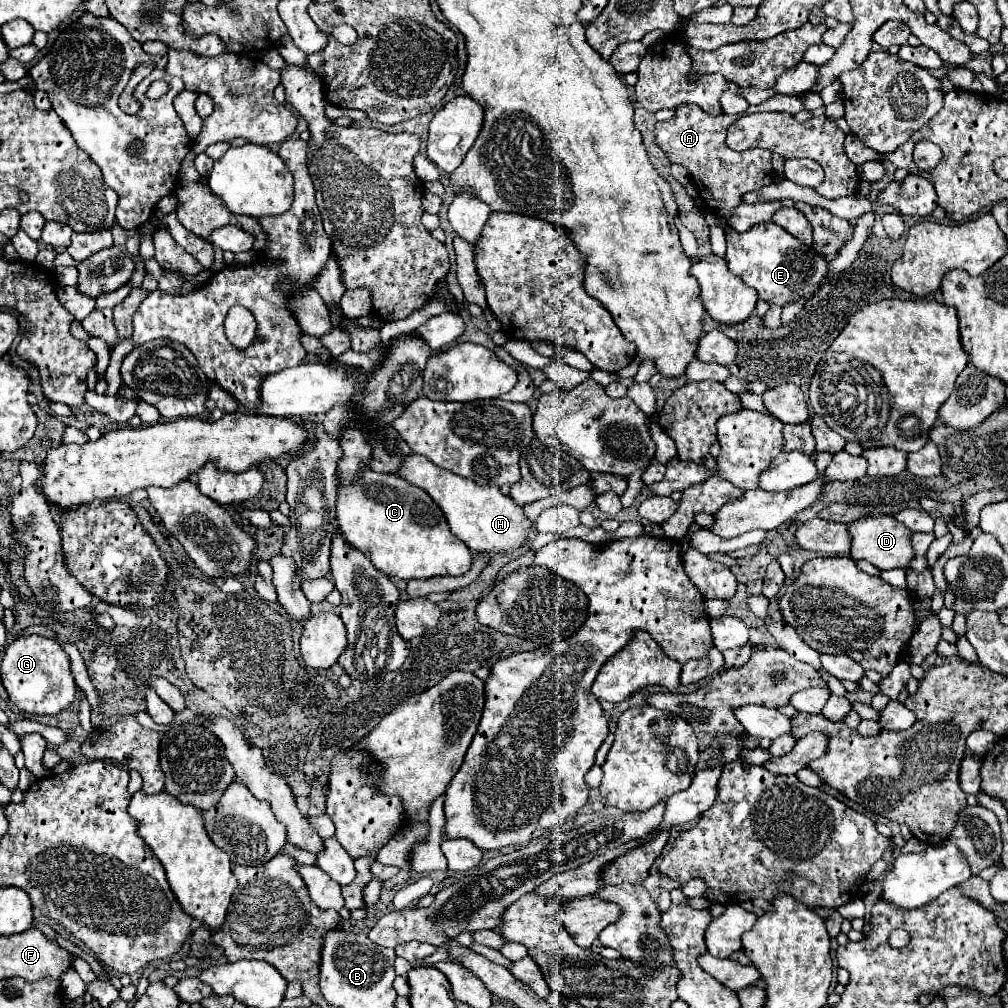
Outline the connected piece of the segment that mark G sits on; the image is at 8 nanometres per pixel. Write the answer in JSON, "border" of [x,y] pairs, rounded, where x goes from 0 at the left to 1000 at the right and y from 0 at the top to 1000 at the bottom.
{"border":[[[37,629],[7,639],[1,653],[1,677],[7,685],[9,694],[25,708],[57,708],[74,692],[68,651],[55,635]]]}

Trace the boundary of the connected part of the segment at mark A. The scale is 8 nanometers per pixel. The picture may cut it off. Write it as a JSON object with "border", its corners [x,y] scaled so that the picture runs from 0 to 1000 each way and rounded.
{"border":[[[771,93],[753,105],[743,105],[738,112],[731,114],[713,113],[705,115],[695,109],[691,103],[676,103],[670,109],[670,115],[662,121],[650,123],[650,135],[654,147],[662,153],[666,161],[680,165],[686,171],[688,183],[693,188],[693,196],[705,208],[709,208],[715,216],[723,218],[731,202],[735,202],[735,194],[739,190],[751,188],[759,183],[767,181],[767,167],[765,167],[765,151],[763,149],[739,149],[729,151],[719,143],[721,125],[727,123],[735,115],[749,111],[782,111],[789,114],[797,109],[797,101],[793,95],[779,95]]]}

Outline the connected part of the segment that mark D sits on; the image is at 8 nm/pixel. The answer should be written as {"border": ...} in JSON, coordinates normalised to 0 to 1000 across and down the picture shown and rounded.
{"border":[[[858,512],[852,514],[850,518],[842,520],[842,532],[844,532],[844,554],[846,556],[862,556],[874,565],[884,565],[884,563],[898,563],[904,554],[906,554],[906,544],[904,544],[904,528],[890,518],[886,512]]]}

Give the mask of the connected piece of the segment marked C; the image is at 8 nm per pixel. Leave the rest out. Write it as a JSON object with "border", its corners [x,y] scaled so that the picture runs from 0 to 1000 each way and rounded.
{"border":[[[366,464],[358,466],[358,472],[350,482],[334,482],[334,526],[344,538],[358,546],[374,565],[384,571],[394,571],[400,575],[428,573],[428,571],[455,571],[467,563],[469,550],[463,540],[447,530],[438,504],[428,496],[418,484],[398,476],[394,470],[378,470]]]}

